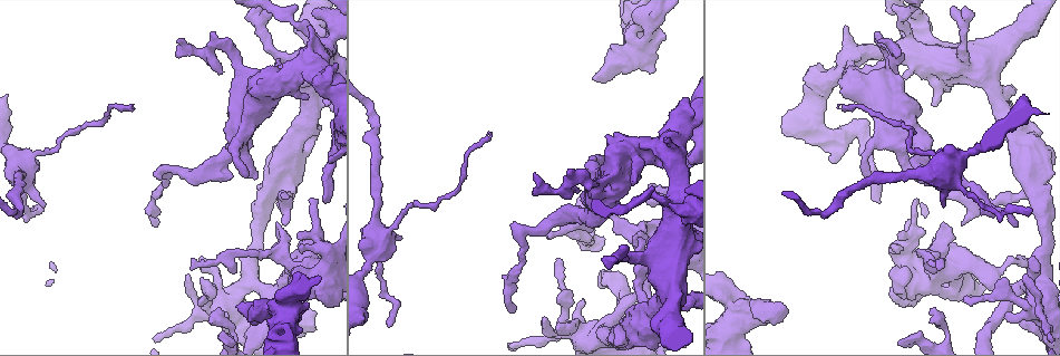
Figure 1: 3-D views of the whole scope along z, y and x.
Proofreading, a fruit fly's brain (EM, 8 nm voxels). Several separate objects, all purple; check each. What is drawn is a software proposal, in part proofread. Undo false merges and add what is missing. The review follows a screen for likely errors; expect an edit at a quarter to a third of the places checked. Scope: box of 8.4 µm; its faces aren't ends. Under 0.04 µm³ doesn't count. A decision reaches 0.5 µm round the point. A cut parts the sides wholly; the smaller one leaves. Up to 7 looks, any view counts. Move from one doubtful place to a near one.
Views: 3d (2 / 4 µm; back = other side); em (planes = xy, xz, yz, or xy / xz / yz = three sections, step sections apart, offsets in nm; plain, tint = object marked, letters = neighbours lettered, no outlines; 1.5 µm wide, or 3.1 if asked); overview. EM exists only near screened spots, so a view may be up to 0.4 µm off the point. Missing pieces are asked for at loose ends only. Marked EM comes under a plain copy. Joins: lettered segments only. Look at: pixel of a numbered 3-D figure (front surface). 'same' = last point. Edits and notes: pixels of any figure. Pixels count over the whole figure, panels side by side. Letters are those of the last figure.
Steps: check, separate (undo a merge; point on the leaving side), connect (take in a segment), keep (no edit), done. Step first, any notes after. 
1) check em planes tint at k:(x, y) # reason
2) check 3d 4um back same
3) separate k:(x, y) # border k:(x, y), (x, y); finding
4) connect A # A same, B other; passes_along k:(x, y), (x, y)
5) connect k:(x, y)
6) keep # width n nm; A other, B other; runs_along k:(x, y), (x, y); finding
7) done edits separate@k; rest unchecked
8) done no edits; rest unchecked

check 3d 2um at 1:(310, 25) # thick end

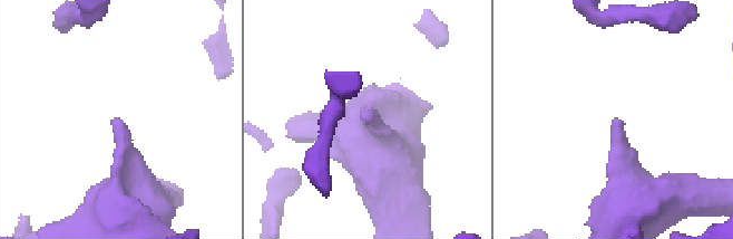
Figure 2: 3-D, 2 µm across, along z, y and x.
check em planes letters at 2:(119, 119)

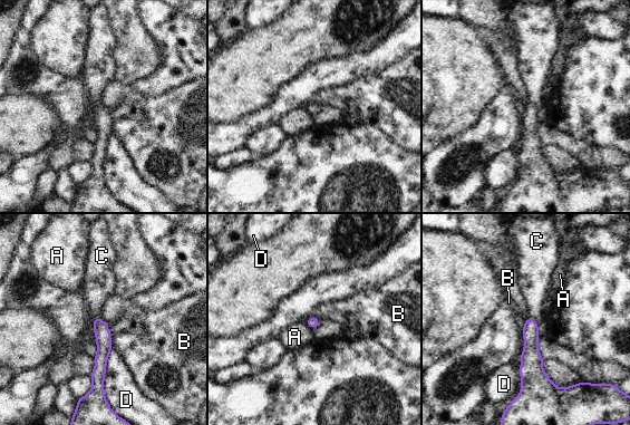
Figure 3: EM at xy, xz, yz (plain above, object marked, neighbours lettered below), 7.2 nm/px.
connect 3:(534, 285) # longest_contact D 360 nm; A other, B other, C same, D other; passes_along 3:(531, 354), (533, 319), (534, 285); the cell continues

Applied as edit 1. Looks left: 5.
check 3d 4um at 1:(325, 203) # branch stops here

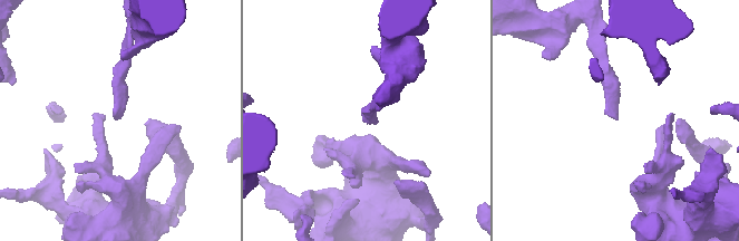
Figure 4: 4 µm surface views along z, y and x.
check em yz step 8 letters at 4:(118, 116) # now the EM

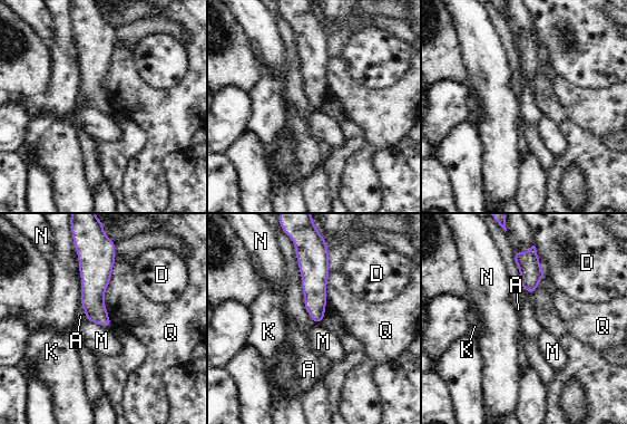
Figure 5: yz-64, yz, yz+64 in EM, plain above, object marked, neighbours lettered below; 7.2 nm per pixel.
keep # width 160 nm; A other, D other, K other, M other, N other, Q other; border 5:(87, 319), (111, 327); none of them fits

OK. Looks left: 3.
check em xy step 8 letters at 1:(1029, 214) # thin end

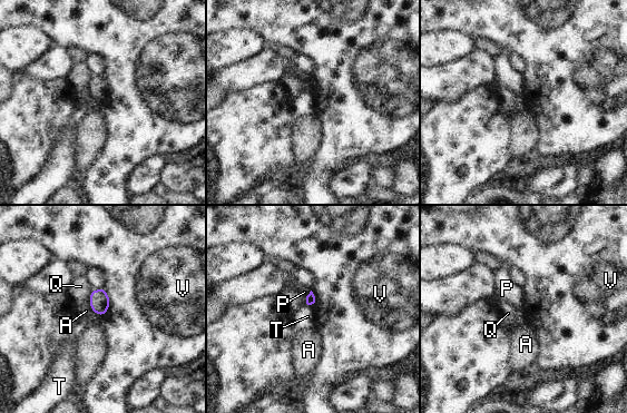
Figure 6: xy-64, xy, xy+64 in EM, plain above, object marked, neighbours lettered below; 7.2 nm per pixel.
keep # A other, P other, Q other, T other, V other; border 6:(92, 312), (100, 317); no lettered segment goes on from it

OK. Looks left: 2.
done edits connect@3; rest unchecked

